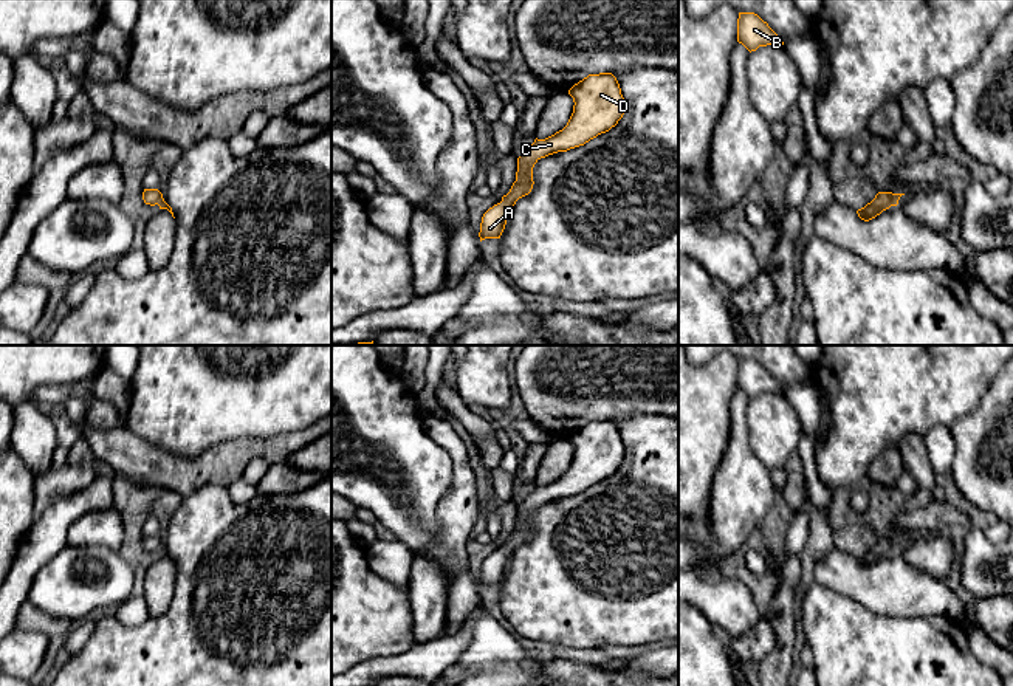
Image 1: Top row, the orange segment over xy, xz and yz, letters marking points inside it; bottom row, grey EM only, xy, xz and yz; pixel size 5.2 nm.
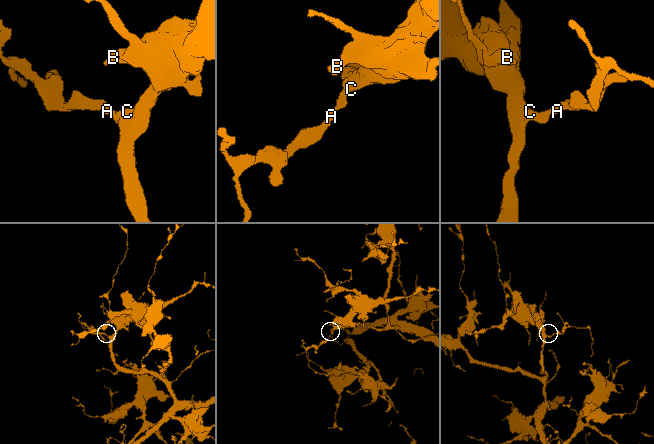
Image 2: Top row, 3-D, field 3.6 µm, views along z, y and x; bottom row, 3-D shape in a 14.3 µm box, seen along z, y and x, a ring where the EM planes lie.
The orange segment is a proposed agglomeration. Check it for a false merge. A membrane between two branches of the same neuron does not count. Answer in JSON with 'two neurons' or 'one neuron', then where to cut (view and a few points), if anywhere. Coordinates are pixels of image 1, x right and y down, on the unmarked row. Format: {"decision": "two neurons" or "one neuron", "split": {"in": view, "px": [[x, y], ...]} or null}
{"decision": "one neuron", "split": null}

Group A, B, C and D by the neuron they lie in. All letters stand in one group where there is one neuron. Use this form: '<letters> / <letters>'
A B C D

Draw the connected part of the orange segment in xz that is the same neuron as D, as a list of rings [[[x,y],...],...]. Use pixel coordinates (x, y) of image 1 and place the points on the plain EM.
[[[612,420],[589,421],[575,430],[568,441],[573,444],[573,460],[567,472],[545,486],[534,486],[517,505],[516,528],[502,548],[489,554],[480,570],[480,588],[500,585],[510,556],[533,536],[533,514],[548,502],[584,492],[601,480],[609,478],[624,461],[624,444]]]

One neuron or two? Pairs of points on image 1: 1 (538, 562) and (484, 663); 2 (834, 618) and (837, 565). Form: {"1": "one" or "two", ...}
{"1": "two", "2": "two"}

